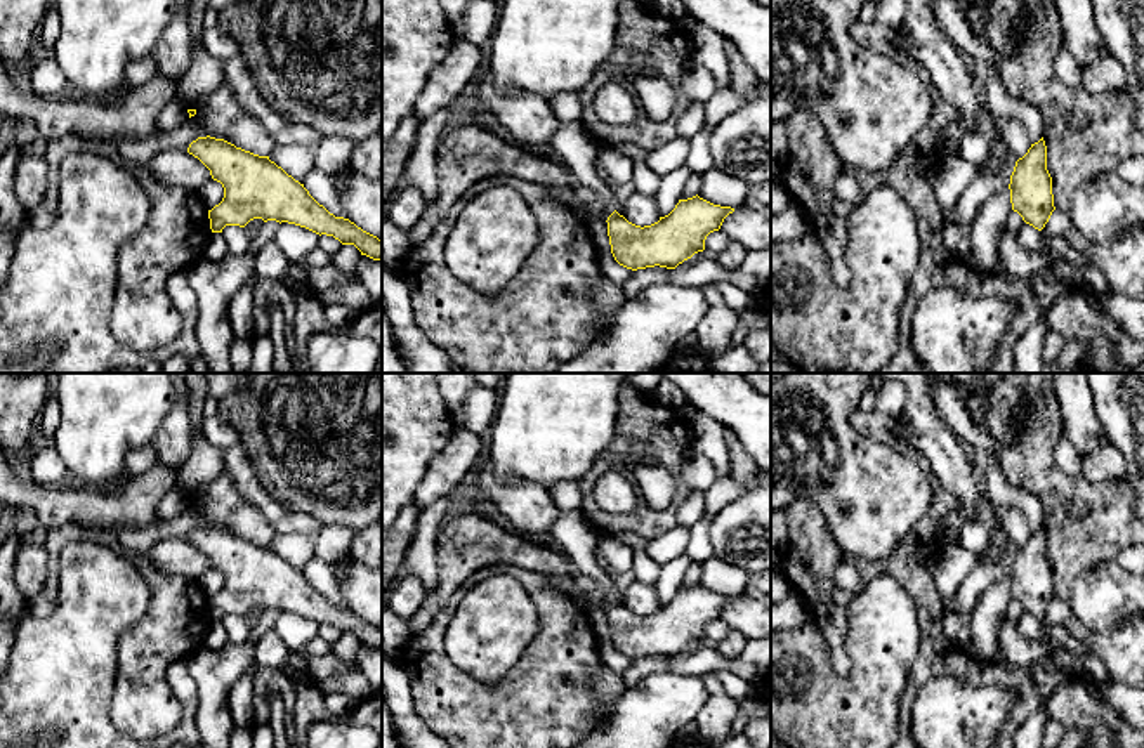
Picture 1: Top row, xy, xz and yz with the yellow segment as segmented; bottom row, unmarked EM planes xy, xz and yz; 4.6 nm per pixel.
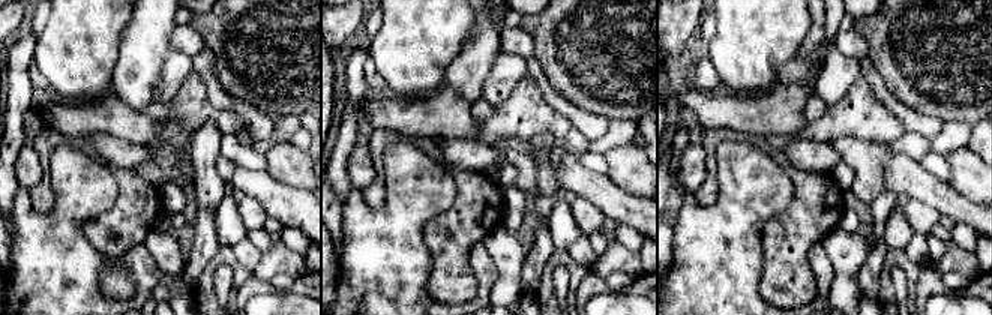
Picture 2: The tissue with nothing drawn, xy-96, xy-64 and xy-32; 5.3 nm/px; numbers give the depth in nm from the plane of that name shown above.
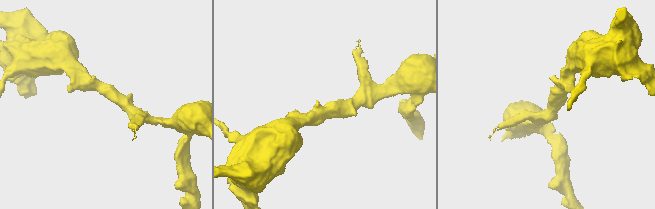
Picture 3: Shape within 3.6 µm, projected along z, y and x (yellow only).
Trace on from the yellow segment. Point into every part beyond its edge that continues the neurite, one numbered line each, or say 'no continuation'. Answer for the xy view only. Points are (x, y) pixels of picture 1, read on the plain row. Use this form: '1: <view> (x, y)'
no continuation

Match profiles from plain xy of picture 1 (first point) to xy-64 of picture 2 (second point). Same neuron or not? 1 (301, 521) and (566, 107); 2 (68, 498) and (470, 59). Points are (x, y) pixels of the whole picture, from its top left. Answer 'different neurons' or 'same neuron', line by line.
1: same neuron
2: different neurons

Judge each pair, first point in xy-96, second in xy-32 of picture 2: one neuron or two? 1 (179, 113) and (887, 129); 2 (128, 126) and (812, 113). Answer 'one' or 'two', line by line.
1: one
2: two

